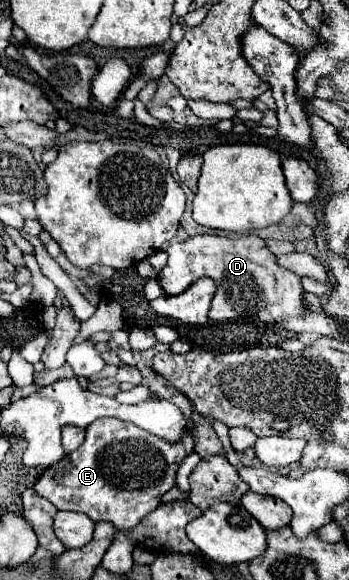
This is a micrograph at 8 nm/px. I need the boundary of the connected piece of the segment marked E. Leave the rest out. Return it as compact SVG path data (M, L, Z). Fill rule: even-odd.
M97 419L87 427L85 441L79 449L69 453L59 463L47 467L39 481L35 483L35 491L51 501L59 511L79 511L91 517L95 523L107 521L113 523L115 529L131 529L135 527L149 511L153 511L161 503L161 495L167 493L171 487L175 487L175 473L181 465L181 461L193 451L193 439L191 435L185 437L179 443L167 443L159 439L157 435L121 421L121 419Z

